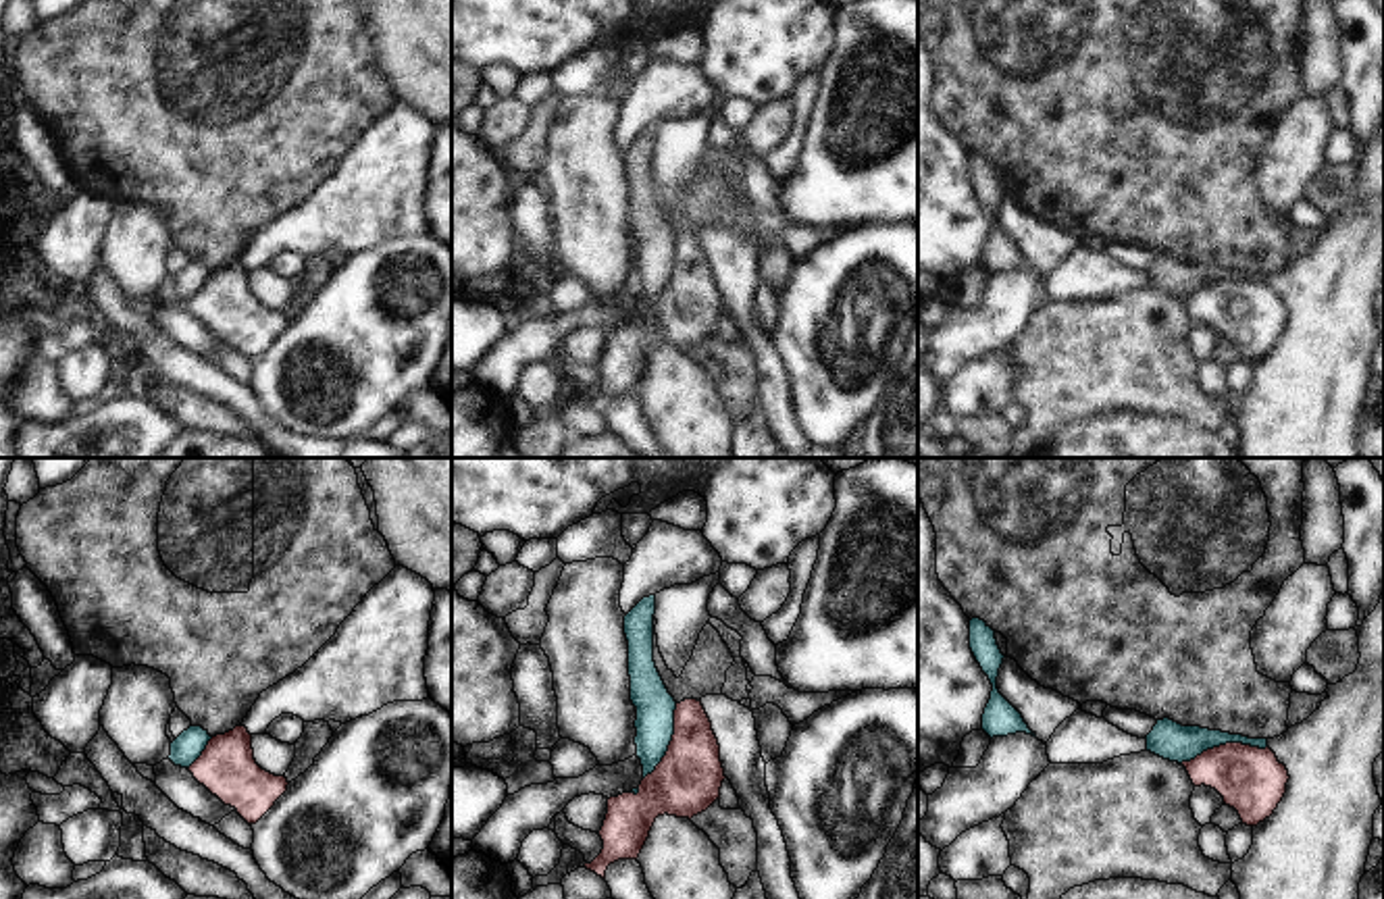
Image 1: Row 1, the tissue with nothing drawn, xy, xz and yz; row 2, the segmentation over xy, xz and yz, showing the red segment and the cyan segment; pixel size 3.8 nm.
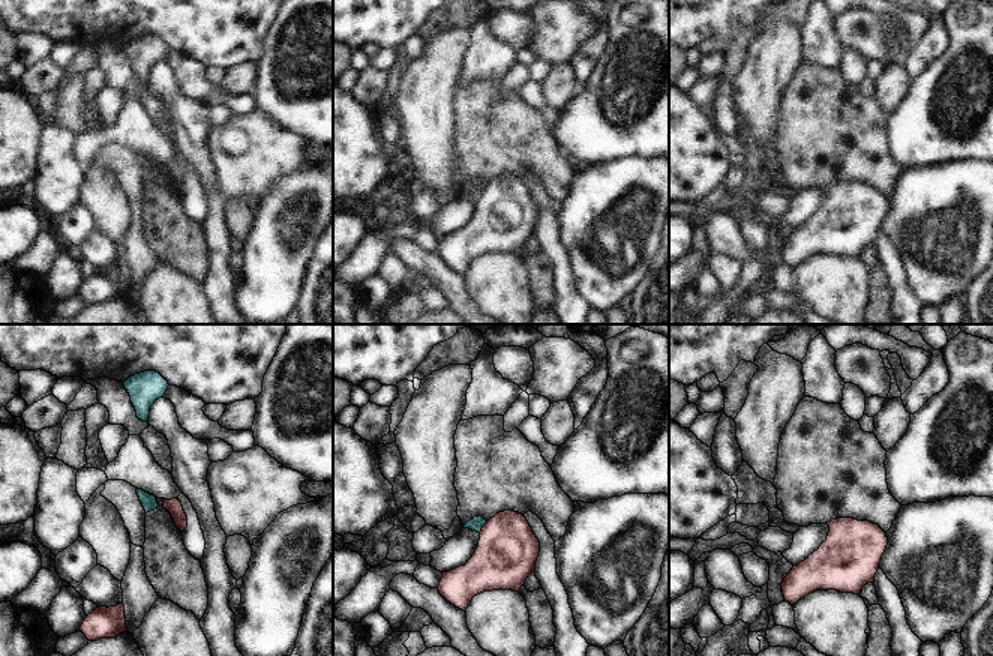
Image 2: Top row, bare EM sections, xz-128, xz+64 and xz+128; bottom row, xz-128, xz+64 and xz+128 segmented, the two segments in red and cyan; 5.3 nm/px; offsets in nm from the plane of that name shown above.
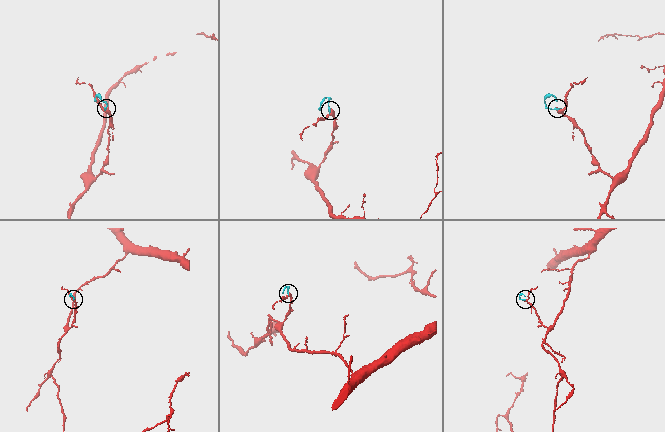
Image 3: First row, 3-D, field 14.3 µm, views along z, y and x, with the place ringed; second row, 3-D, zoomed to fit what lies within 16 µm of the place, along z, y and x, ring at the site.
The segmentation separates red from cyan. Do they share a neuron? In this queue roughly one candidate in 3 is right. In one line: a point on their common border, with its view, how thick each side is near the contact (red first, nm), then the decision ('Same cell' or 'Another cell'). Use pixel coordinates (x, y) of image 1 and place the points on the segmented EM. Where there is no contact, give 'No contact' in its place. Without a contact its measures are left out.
Touches red at yz (1222, 746). Thickness 260 nm (red) against 150 nm. Another cell.

